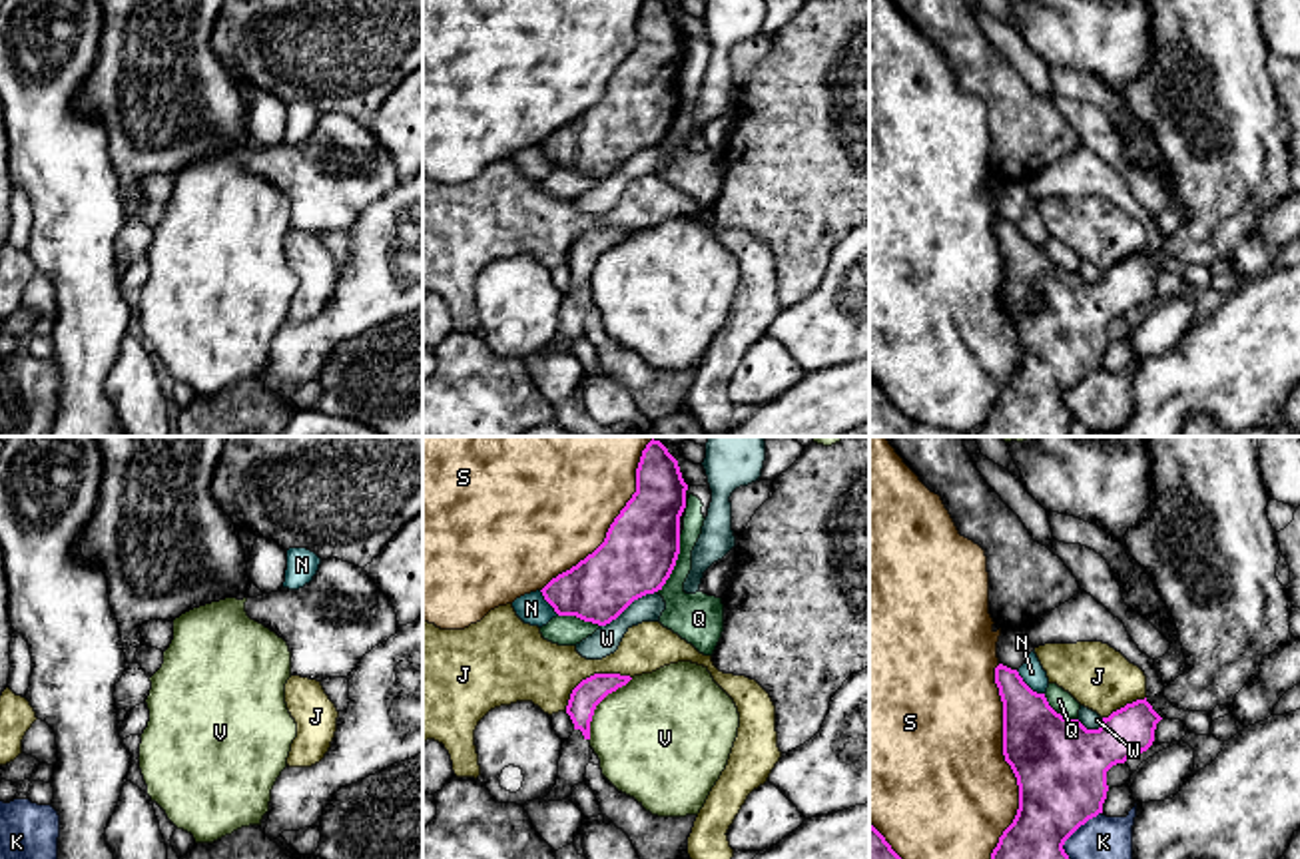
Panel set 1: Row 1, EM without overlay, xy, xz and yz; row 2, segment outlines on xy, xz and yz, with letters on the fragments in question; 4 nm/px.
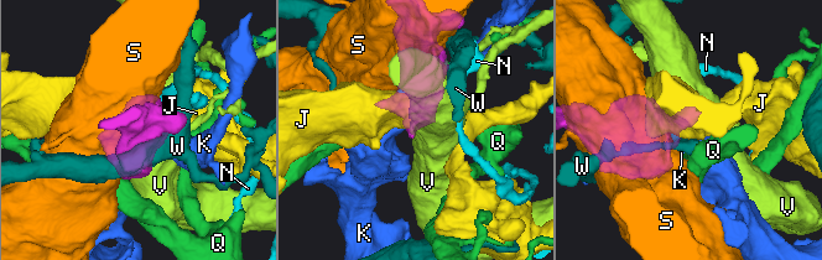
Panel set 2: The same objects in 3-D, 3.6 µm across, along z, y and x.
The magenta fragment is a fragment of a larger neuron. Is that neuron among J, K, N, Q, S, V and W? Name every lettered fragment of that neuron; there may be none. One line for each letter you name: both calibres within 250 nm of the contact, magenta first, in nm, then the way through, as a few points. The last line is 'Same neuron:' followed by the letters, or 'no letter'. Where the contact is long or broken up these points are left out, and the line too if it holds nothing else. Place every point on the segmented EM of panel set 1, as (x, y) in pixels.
Same neuron: no letter

